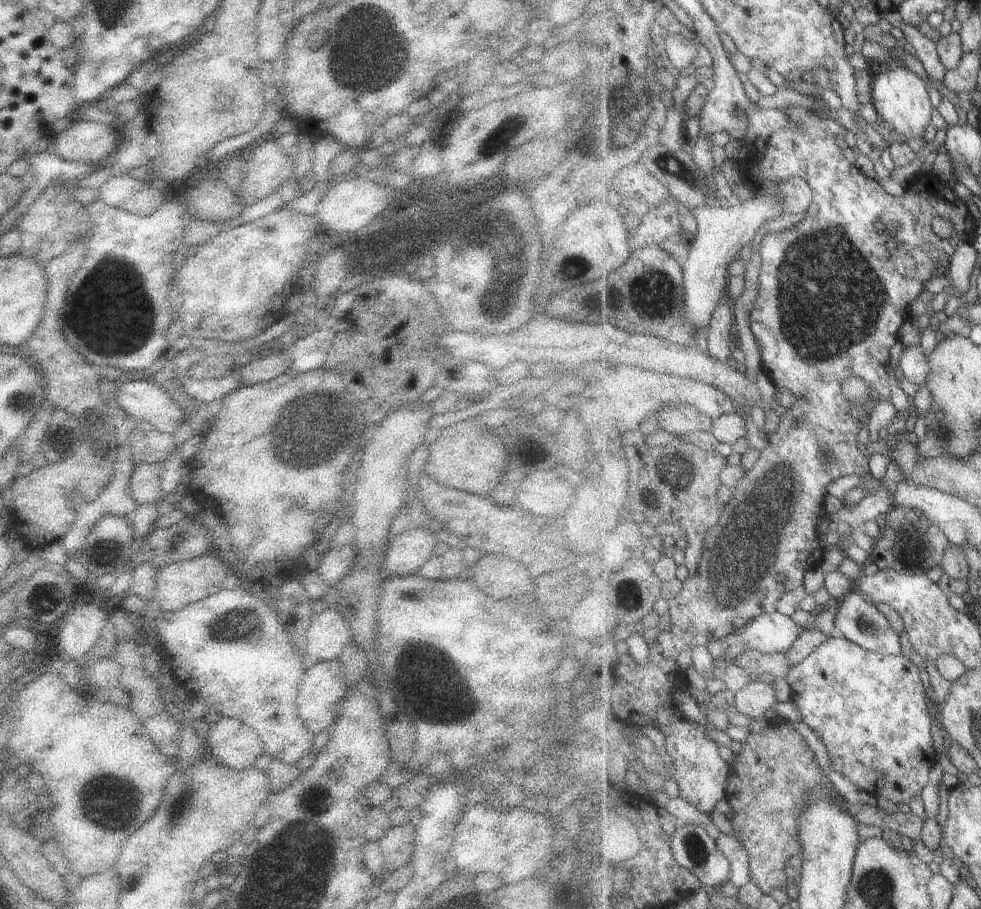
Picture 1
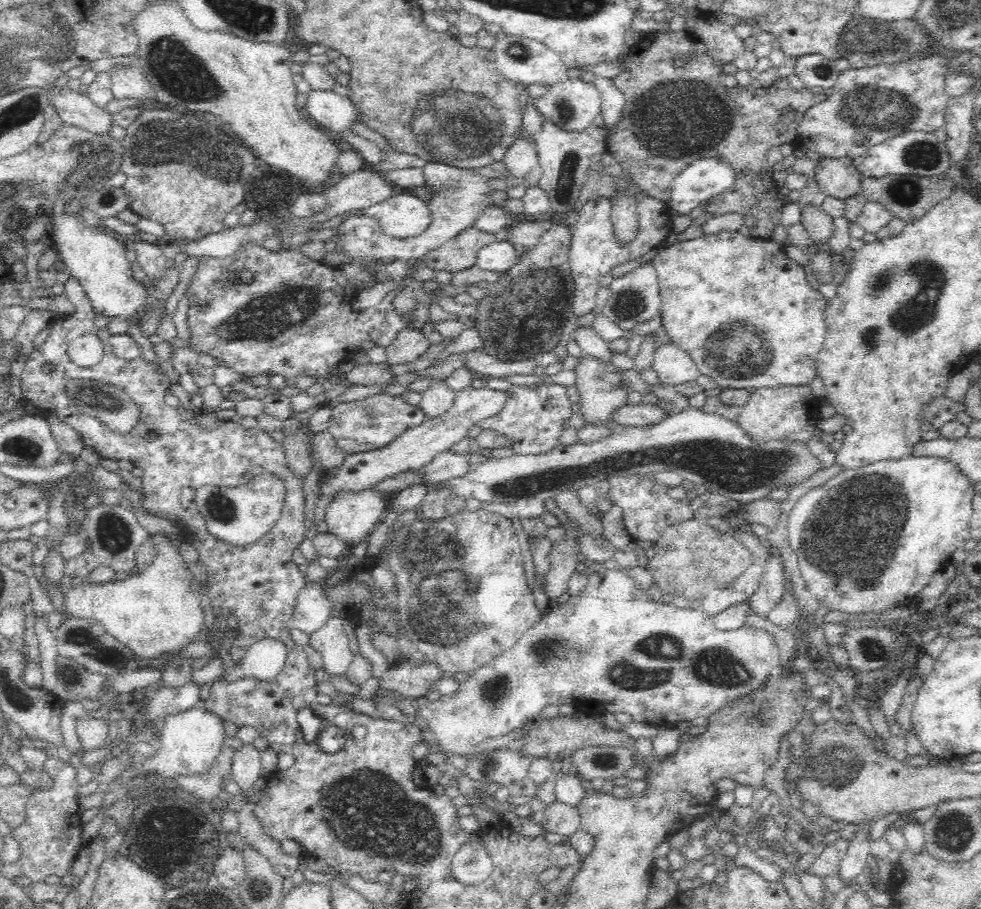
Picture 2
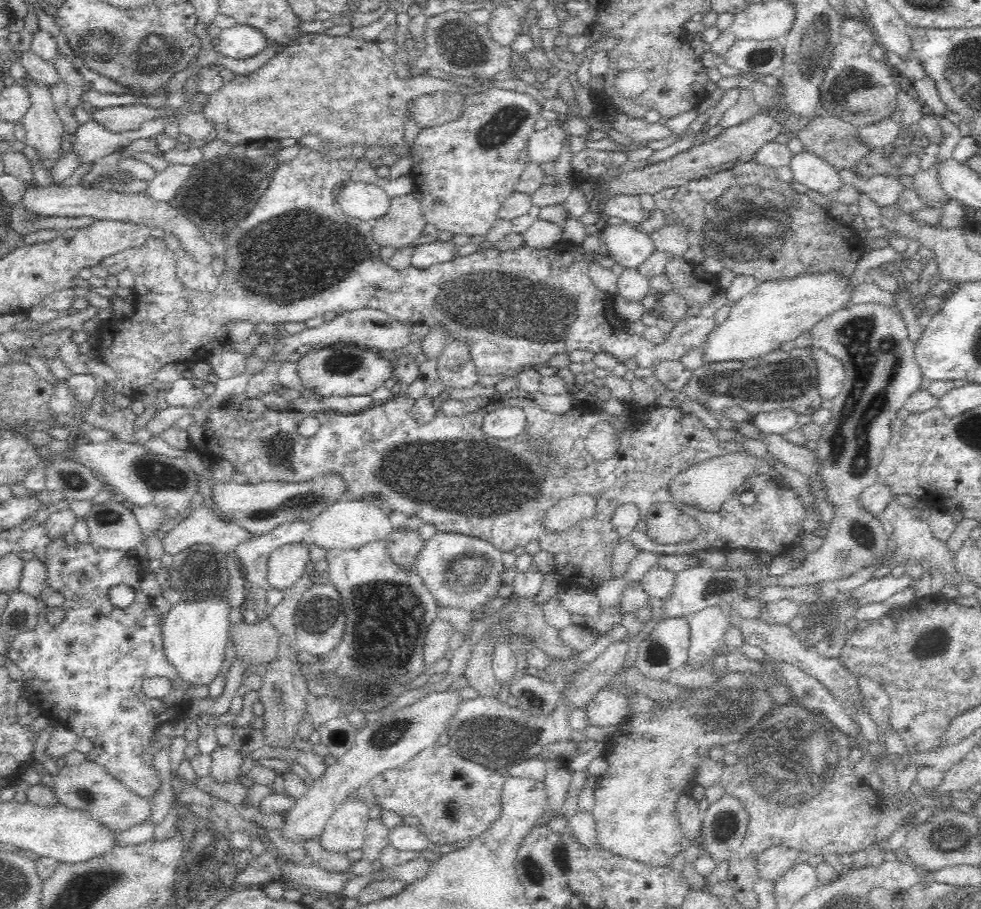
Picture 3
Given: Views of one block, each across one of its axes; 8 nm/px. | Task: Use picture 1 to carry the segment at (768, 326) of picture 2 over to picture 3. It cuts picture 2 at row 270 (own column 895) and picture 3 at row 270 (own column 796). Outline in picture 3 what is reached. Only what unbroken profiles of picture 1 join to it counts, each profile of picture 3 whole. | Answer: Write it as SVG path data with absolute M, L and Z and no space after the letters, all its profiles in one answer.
M672 256L668 266L664 268L674 289L684 297L687 305L701 305L718 290L722 290L719 277L682 256Z

